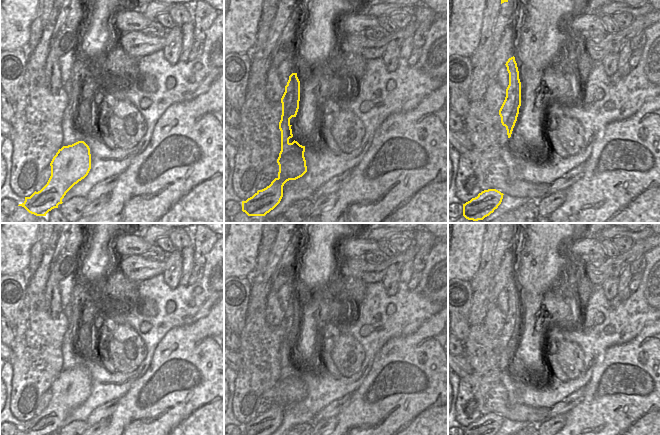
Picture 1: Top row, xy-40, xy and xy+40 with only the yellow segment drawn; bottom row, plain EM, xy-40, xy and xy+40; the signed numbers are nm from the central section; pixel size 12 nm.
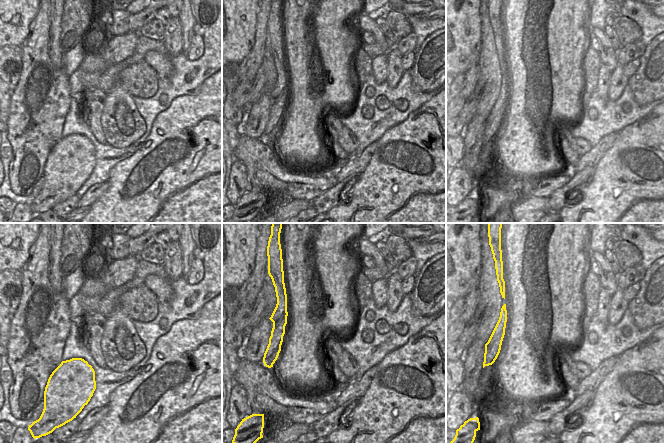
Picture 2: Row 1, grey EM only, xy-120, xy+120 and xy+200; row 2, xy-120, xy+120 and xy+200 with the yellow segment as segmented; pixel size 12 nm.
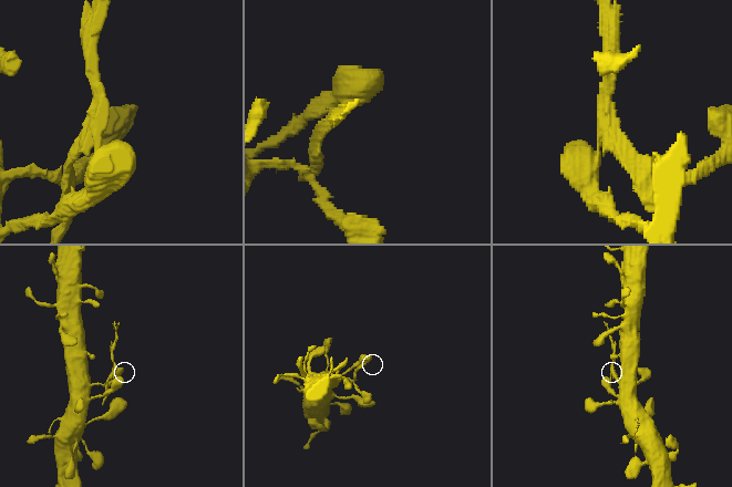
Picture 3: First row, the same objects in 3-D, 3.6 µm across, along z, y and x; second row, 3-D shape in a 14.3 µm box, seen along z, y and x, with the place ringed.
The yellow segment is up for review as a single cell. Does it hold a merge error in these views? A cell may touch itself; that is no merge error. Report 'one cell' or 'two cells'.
two cells

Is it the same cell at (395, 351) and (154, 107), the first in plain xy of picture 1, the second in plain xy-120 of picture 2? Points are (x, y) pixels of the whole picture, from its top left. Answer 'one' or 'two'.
two

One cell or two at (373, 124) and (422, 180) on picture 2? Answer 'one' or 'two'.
two

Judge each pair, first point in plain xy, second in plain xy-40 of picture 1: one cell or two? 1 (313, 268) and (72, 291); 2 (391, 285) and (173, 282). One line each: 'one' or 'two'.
1: two
2: one

